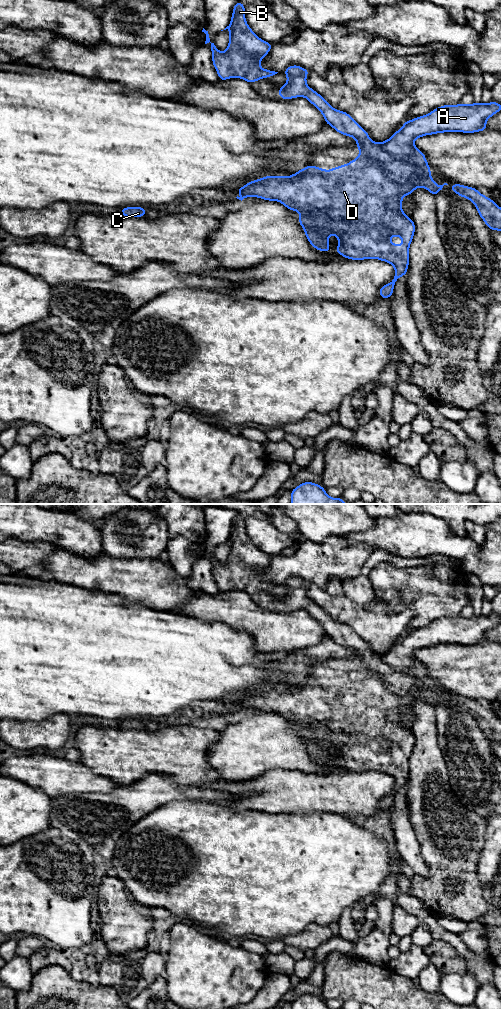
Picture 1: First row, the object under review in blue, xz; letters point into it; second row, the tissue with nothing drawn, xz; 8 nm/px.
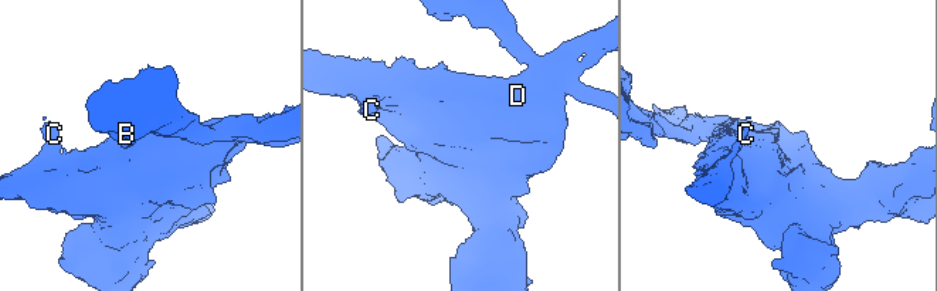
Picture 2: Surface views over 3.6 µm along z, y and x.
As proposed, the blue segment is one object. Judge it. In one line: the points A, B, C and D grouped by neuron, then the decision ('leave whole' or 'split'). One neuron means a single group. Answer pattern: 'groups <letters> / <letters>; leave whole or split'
groups A C D / B; split

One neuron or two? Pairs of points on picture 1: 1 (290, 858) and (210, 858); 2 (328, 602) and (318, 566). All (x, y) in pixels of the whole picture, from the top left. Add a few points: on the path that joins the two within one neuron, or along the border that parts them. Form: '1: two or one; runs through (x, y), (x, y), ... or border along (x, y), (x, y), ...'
1: one; runs through (270, 858), (230, 858)
2: two; border along (310, 583), (323, 589)

